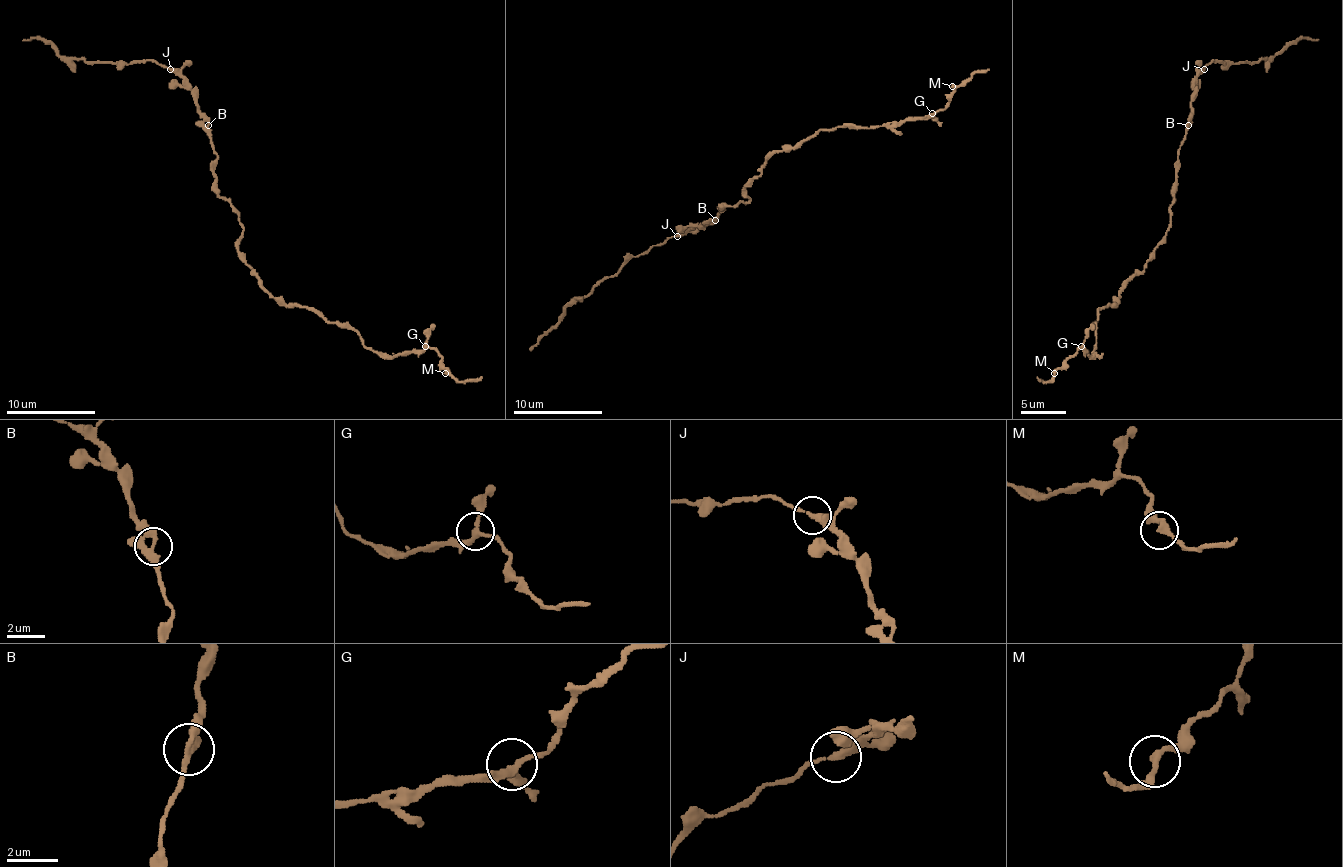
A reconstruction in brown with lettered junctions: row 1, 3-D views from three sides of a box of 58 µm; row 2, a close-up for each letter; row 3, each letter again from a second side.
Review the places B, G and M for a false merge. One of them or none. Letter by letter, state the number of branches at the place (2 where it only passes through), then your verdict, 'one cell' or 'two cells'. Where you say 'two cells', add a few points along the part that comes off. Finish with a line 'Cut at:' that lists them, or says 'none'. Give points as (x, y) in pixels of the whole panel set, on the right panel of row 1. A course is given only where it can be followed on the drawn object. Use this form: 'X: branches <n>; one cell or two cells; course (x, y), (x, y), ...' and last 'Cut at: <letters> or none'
B: branches 3; one cell
G: branches 3; one cell
M: branches 2; one cell
Cut at: none

